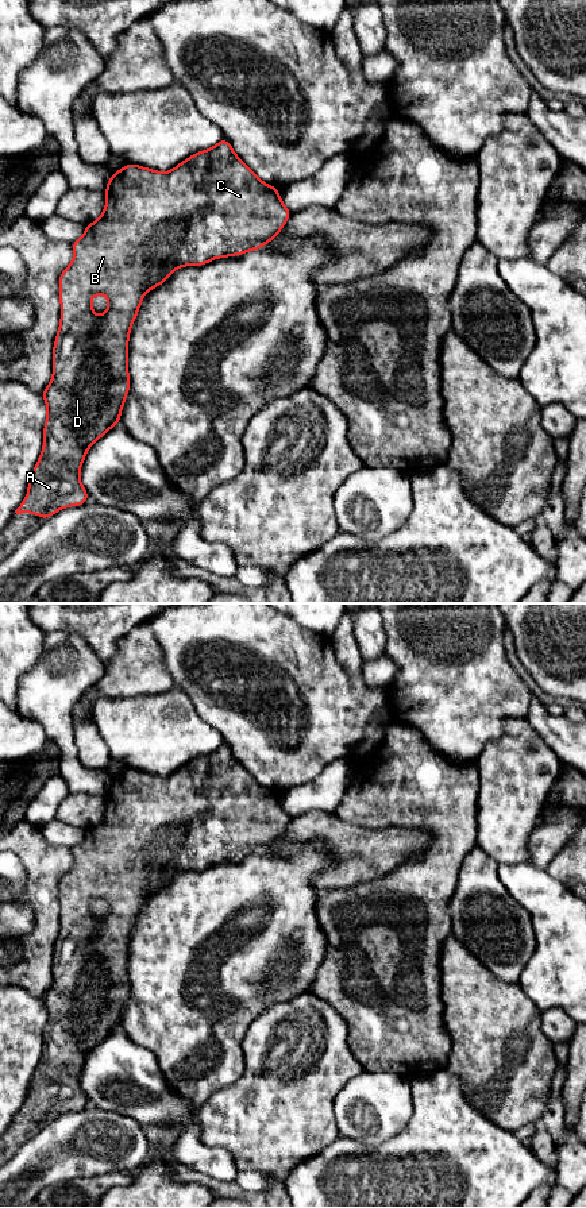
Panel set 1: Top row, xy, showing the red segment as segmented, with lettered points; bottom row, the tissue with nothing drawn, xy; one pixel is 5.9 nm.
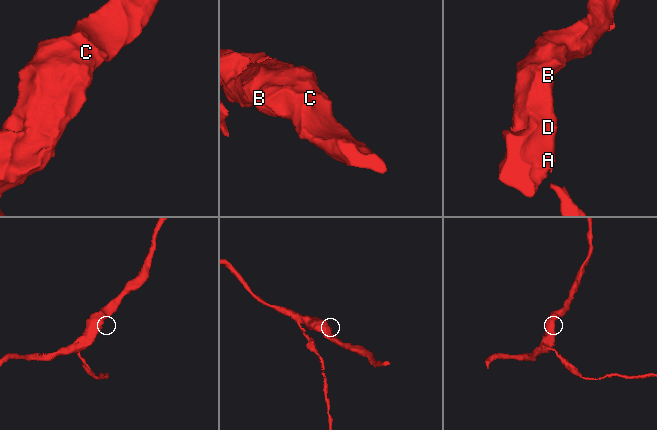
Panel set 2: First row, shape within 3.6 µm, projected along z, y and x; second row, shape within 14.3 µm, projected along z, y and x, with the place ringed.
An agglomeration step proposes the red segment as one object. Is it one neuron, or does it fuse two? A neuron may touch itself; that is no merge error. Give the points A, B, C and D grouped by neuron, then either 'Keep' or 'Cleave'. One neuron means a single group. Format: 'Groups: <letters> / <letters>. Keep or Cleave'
Groups: A B C D. Keep

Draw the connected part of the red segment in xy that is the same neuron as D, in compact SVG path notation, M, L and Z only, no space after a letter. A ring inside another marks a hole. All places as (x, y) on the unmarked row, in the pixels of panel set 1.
M225 742L167 777L127 768L112 777L104 798L107 808L101 821L72 848L74 862L59 881L61 927L53 953L53 984L42 996L47 1011L43 1053L27 1091L28 1100L15 1115L16 1119L35 1118L49 1123L63 1112L89 1105L80 1085L81 1069L90 1050L120 1026L130 993L128 942L144 899L162 889L178 872L203 871L217 862L263 852L279 838L292 819L282 808L278 794L261 786L234 757ZM95 899L108 902L108 914L101 921L92 915Z

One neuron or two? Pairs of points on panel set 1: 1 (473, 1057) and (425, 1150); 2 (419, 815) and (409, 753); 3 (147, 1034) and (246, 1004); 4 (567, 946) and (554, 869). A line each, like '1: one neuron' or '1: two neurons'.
1: two neurons
2: one neuron
3: one neuron
4: two neurons

